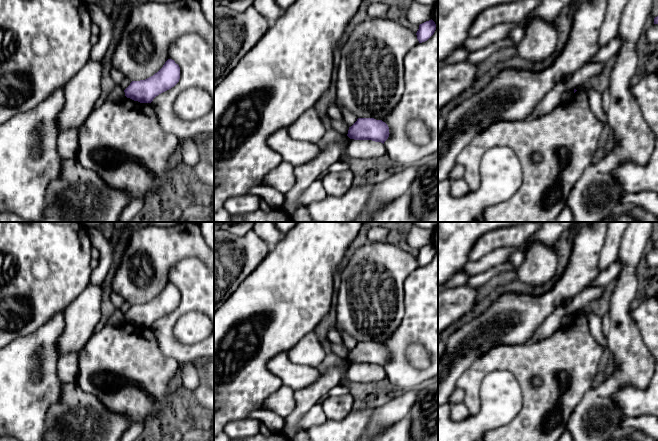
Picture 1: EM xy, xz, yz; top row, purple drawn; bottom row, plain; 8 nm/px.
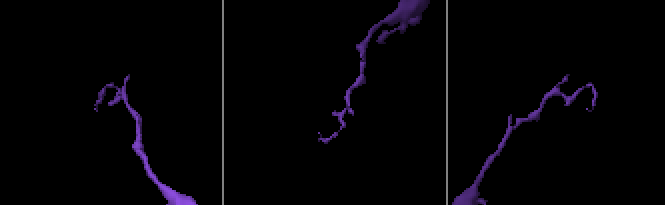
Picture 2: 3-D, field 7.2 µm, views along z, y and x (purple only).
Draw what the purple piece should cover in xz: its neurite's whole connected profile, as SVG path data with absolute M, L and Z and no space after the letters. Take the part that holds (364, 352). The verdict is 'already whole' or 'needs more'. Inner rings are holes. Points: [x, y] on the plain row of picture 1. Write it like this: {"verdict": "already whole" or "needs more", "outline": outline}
{"verdict": "already whole", "outline": "M358 342L357 345L349 351L347 360L354 364L372 364L384 368L389 358L388 349L382 344Z"}

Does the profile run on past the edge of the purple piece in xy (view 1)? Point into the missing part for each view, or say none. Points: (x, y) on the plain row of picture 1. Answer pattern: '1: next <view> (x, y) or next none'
1: next none

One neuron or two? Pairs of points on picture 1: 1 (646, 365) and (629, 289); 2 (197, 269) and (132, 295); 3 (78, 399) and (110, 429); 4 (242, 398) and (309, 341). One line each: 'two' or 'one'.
1: one
2: two
3: one
4: two

